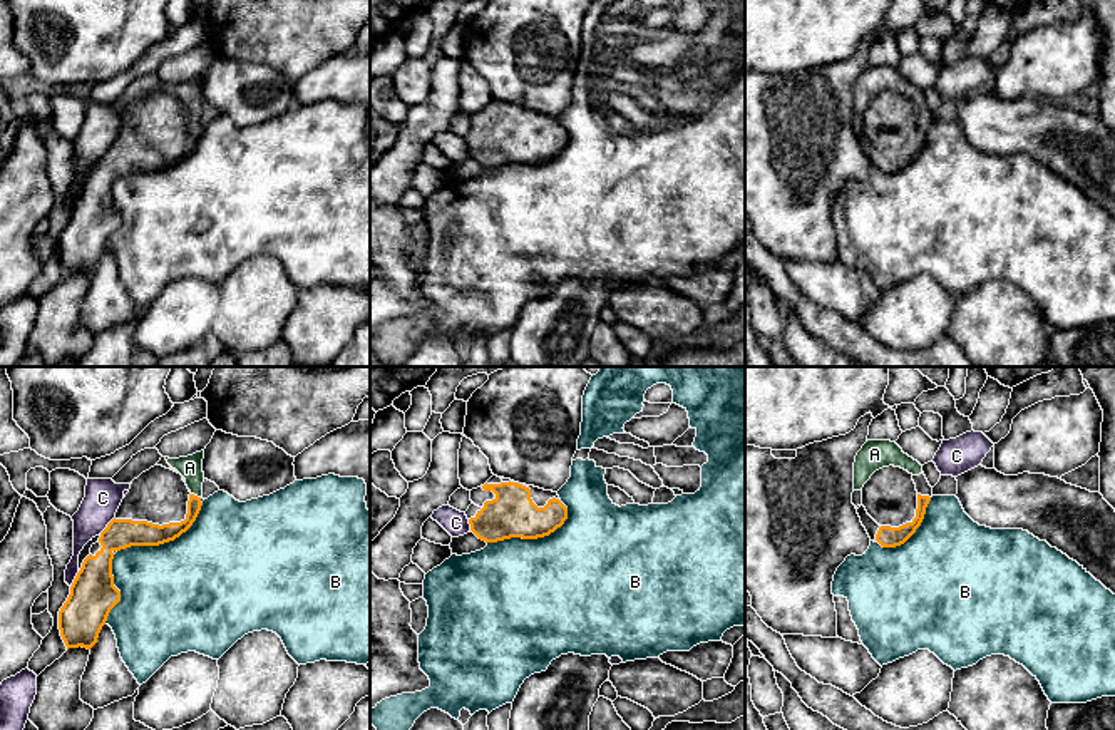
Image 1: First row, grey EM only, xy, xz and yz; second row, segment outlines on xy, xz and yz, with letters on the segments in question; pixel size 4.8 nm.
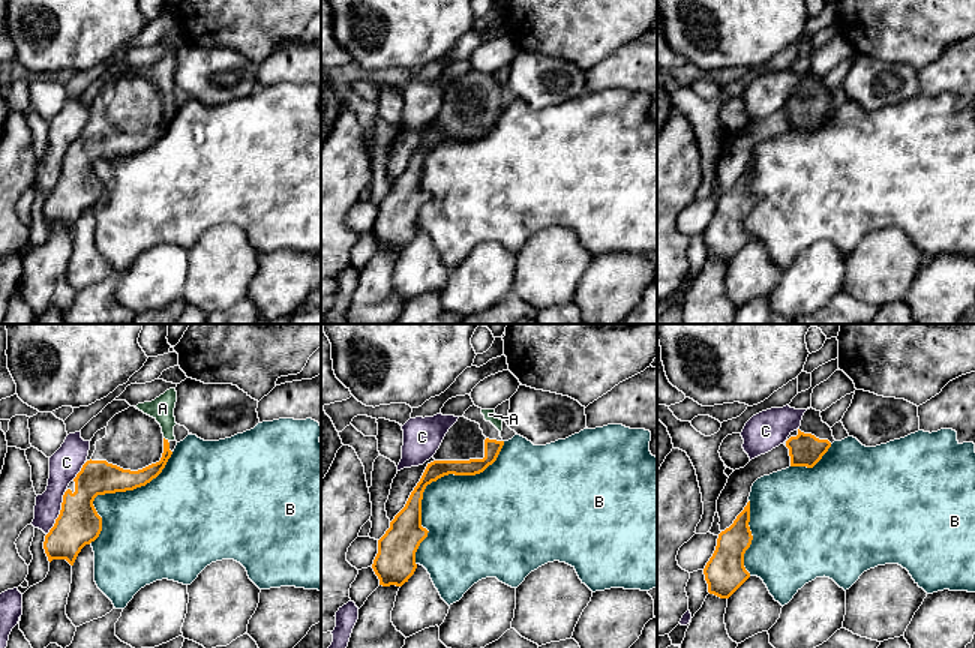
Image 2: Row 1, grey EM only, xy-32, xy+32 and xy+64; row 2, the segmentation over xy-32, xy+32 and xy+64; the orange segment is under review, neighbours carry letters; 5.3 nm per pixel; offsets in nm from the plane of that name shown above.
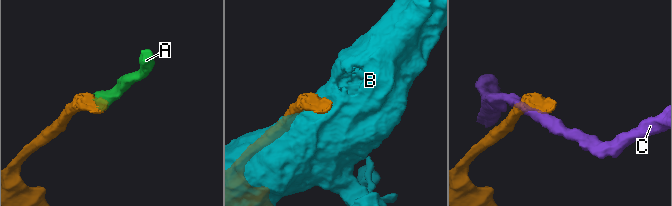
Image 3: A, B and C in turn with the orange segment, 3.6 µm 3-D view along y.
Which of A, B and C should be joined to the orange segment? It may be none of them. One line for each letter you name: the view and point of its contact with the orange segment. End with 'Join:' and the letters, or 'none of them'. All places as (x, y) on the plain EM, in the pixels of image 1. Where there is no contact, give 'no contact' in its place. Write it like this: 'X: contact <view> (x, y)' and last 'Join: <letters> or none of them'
A: contact xy (196, 121)
Join: A

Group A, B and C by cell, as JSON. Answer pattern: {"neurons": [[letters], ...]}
{"neurons": [["A"], ["B"], ["C"]]}

